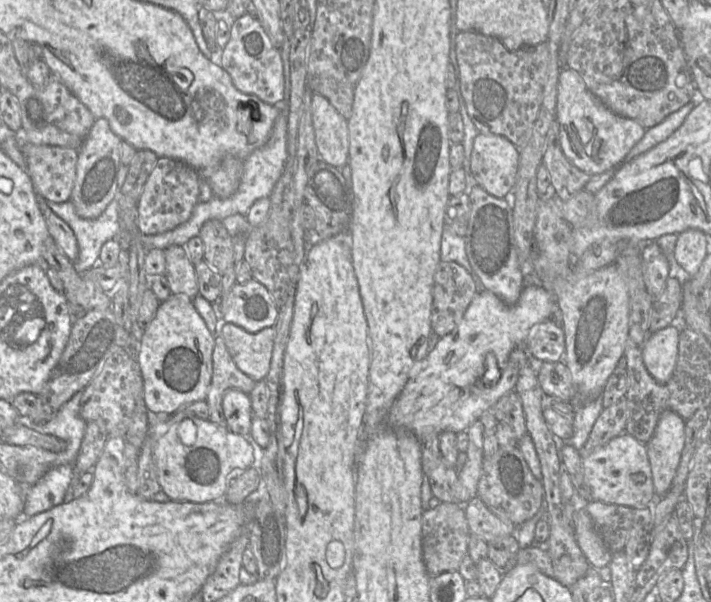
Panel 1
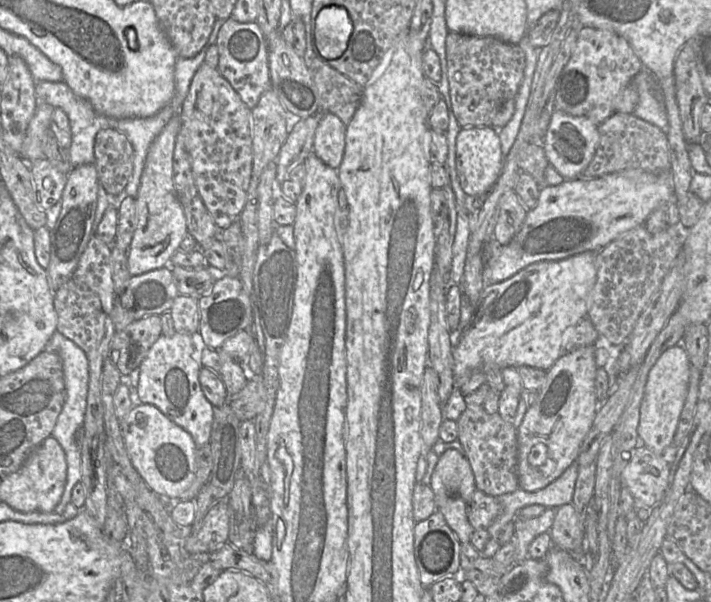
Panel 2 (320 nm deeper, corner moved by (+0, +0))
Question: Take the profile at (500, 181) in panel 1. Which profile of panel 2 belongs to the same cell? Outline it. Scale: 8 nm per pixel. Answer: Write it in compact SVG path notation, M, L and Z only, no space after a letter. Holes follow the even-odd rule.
M491 126L465 127L456 138L456 171L463 191L476 198L484 198L496 184L503 169L498 129Z

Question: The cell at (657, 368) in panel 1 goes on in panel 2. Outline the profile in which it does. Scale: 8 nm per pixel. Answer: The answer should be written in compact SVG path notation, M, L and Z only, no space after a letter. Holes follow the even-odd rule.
M677 344L664 351L649 371L640 406L638 435L645 447L657 455L663 455L673 443L688 393L690 369L691 363L686 350L681 344Z

